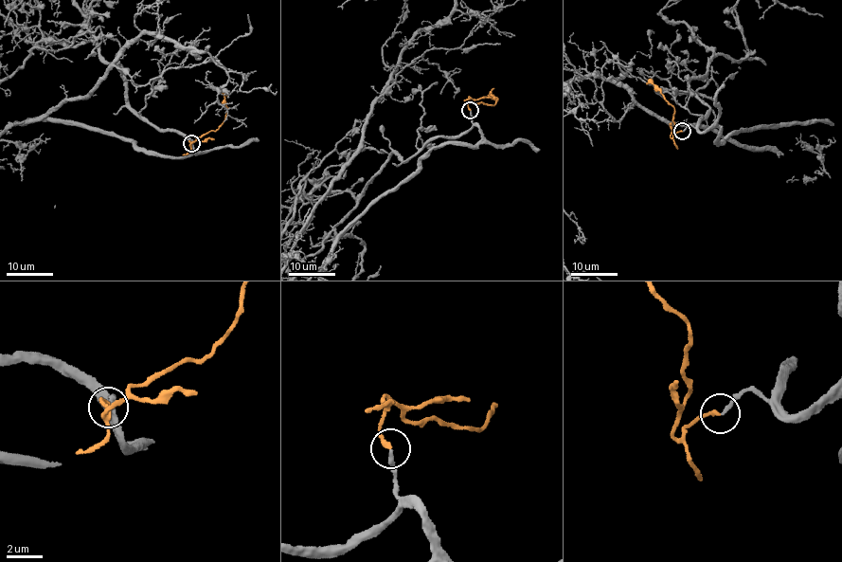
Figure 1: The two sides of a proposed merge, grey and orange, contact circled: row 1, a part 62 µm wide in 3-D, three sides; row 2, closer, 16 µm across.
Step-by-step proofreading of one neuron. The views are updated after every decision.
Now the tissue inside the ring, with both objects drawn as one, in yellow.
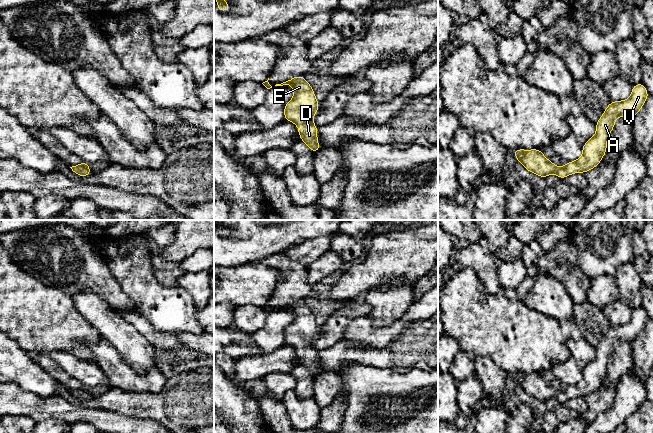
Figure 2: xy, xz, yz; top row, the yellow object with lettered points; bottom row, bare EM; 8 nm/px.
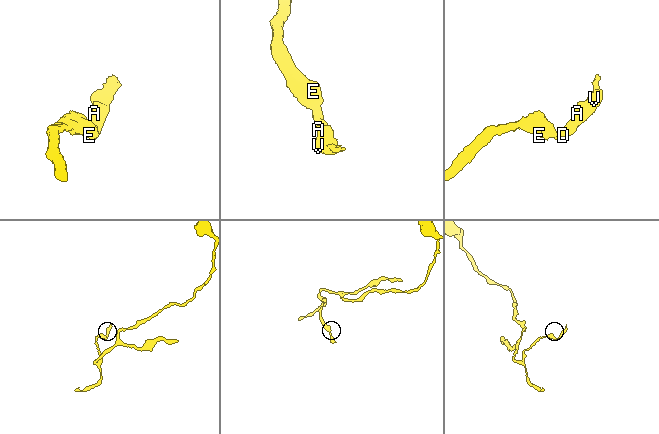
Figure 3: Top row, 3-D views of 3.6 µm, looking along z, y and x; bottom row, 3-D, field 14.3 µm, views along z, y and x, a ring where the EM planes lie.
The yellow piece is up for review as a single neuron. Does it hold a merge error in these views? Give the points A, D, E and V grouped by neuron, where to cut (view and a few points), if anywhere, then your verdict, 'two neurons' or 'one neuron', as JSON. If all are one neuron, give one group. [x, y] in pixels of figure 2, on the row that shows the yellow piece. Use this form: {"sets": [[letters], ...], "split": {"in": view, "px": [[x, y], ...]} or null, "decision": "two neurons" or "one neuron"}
{"sets": [["A", "D", "E", "V"]], "split": null, "decision": "one neuron"}

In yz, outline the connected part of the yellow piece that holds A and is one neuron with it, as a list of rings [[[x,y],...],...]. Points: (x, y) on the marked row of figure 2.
[[[641,82],[633,85],[632,93],[628,99],[611,101],[596,122],[596,134],[582,146],[583,155],[576,161],[566,162],[564,167],[558,167],[548,160],[541,149],[516,149],[512,153],[527,171],[542,178],[556,174],[559,178],[565,179],[574,173],[586,173],[598,166],[605,156],[608,135],[615,126],[615,120],[620,116],[634,118],[648,96],[647,89]]]

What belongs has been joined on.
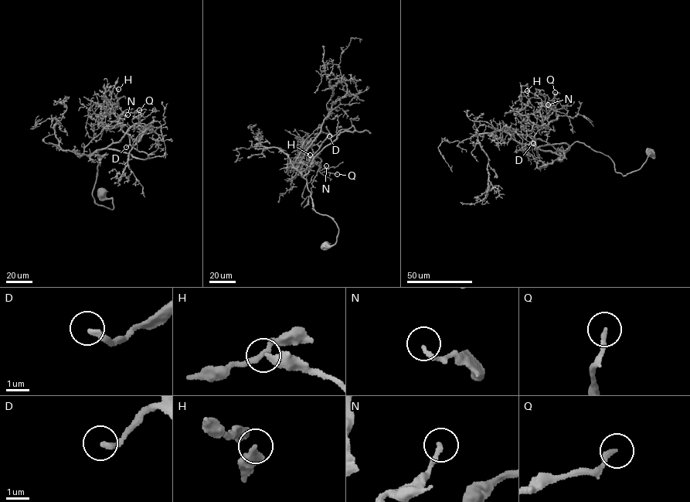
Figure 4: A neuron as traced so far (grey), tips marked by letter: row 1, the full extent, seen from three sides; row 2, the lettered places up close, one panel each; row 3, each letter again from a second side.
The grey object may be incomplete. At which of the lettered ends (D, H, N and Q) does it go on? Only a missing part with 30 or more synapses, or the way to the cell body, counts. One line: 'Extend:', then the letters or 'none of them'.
Extend: D

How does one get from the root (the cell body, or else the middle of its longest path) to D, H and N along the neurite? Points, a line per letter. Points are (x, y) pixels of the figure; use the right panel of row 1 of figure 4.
D: (650, 151), (639, 169), (625, 175), (608, 156), (583, 143), (535, 149), (529, 145), (533, 143)
H: (650, 151), (625, 175), (578, 141), (562, 155), (529, 134), (527, 117), (542, 125), (542, 106), (527, 90)
N: (650, 151), (625, 175), (578, 141), (562, 155), (529, 134), (527, 117), (542, 125), (548, 104)

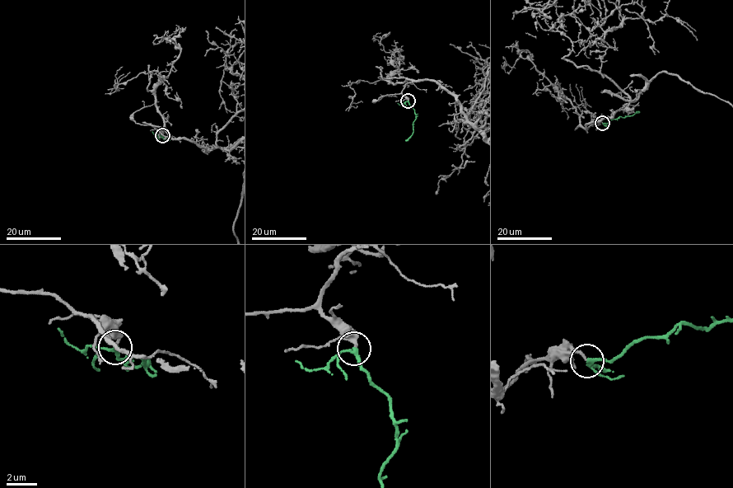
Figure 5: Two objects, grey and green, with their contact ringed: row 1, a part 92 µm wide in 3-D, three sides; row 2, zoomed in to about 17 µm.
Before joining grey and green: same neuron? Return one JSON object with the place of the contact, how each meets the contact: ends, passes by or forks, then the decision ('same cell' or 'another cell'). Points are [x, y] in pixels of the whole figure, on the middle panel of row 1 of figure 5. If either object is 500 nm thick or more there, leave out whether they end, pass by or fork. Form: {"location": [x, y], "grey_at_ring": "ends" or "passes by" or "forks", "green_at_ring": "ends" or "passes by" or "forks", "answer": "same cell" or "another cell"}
{"location": [408, 100], "grey_at_ring": "ends", "green_at_ring": "passes by", "answer": "same cell"}

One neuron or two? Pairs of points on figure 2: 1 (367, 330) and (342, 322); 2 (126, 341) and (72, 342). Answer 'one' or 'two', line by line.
1: two
2: two

